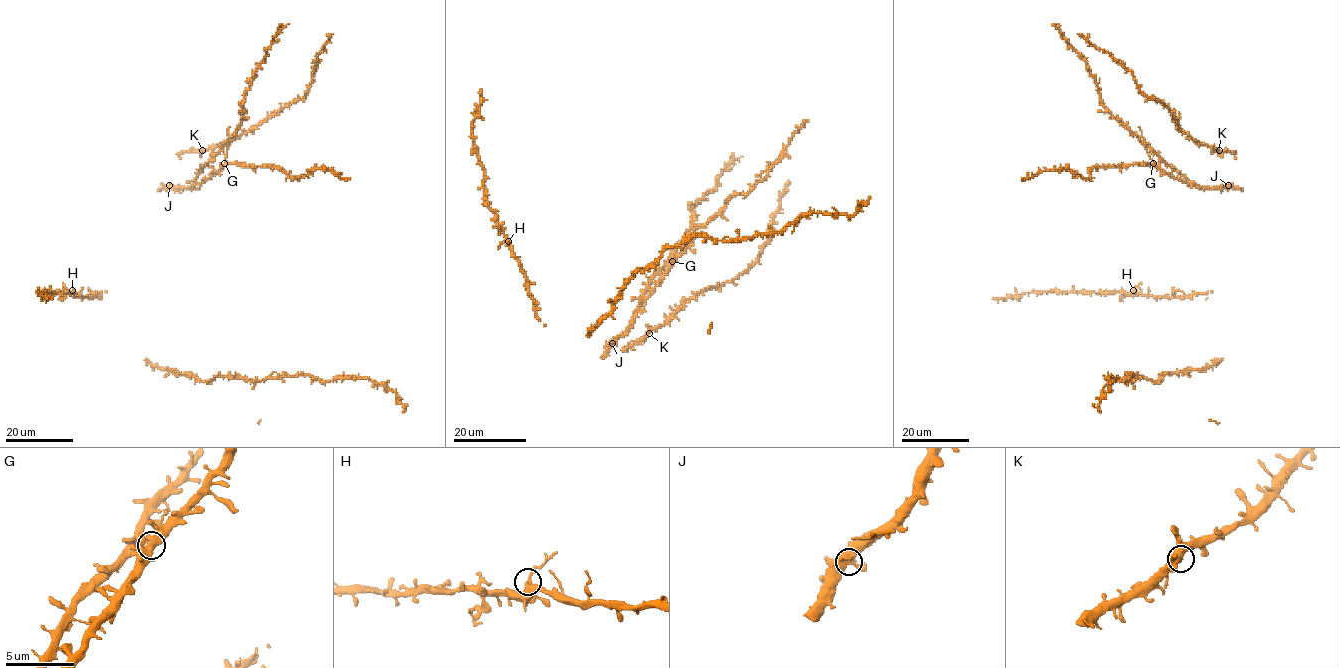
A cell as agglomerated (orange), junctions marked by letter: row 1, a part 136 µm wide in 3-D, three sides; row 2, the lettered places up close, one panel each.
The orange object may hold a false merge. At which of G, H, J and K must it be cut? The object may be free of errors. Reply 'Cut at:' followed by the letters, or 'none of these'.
Cut at: G

